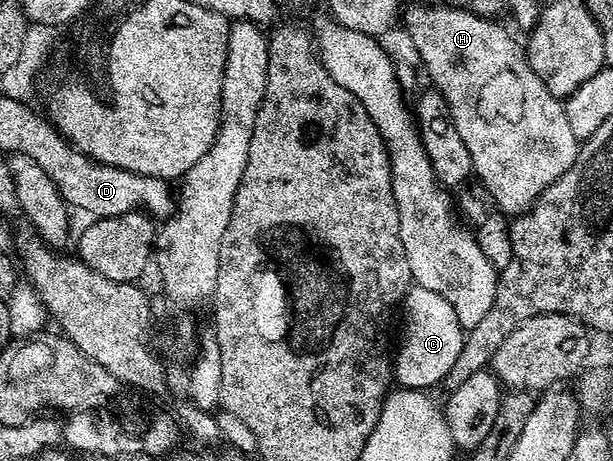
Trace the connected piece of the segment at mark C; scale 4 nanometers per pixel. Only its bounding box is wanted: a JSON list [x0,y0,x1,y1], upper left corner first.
[393,285,465,391]

